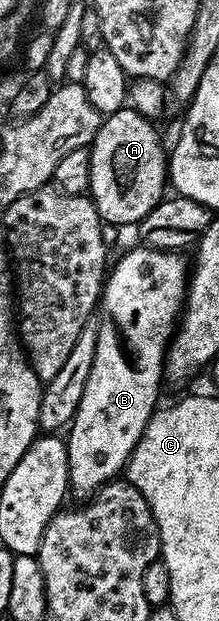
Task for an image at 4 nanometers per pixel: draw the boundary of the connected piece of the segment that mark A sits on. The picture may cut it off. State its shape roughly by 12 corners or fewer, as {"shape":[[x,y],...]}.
{"shape":[[128,105],[101,120],[88,194],[136,225],[166,194],[167,147]]}

